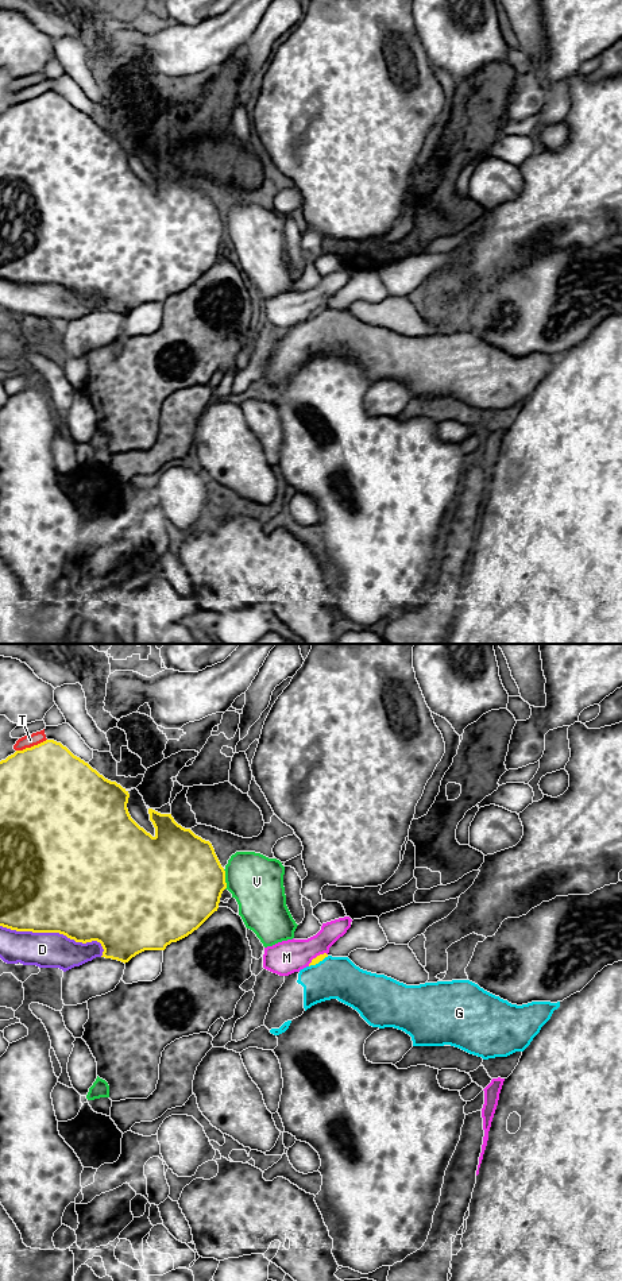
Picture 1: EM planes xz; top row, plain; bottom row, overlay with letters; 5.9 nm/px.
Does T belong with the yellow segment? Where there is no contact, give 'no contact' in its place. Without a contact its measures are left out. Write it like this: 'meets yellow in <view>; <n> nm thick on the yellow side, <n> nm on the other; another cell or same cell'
meets yellow in xz; 500 nm thick on the yellow side, 80 nm on the other; another cell

